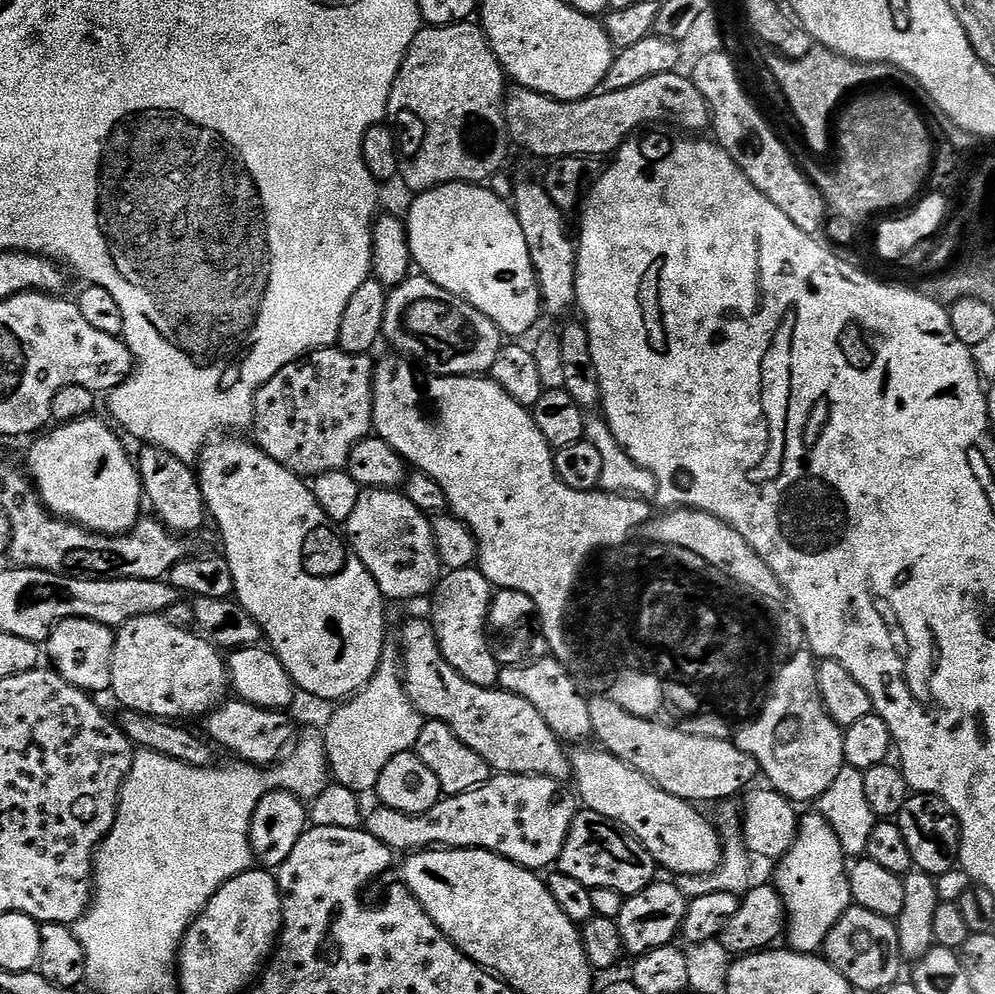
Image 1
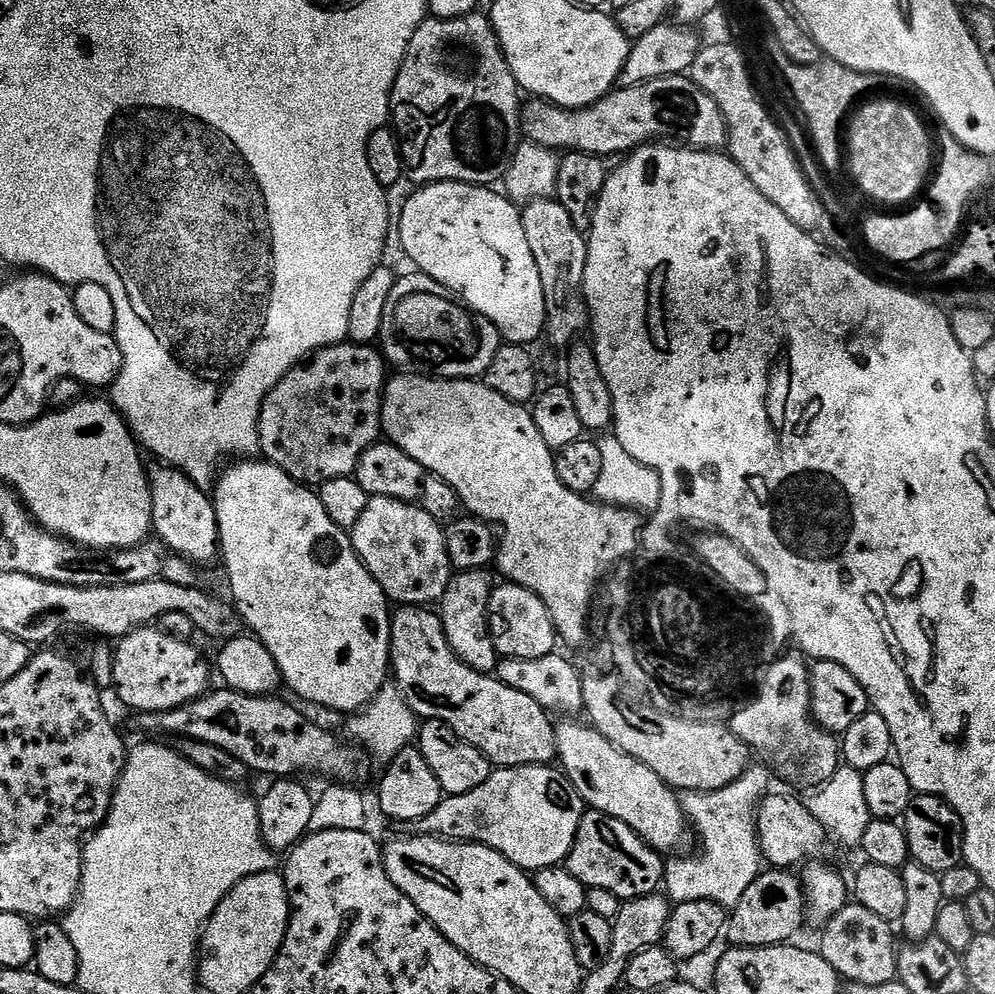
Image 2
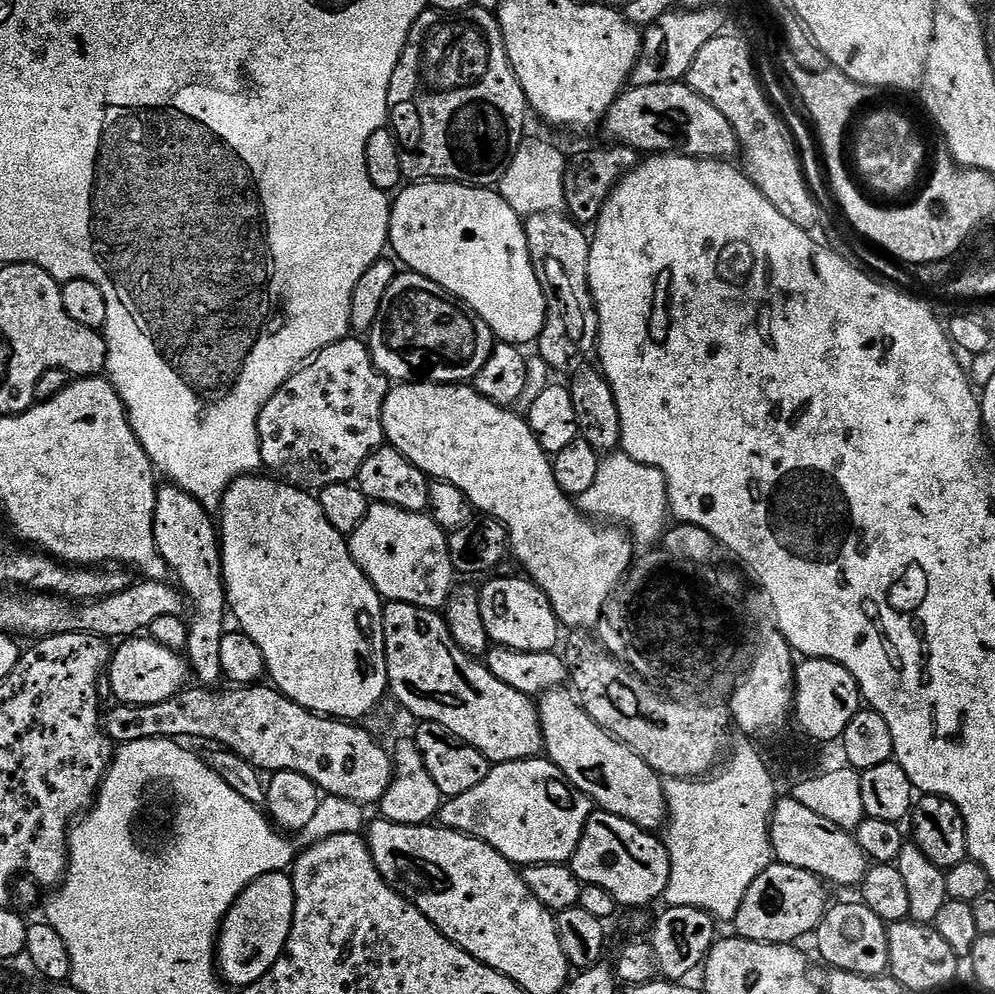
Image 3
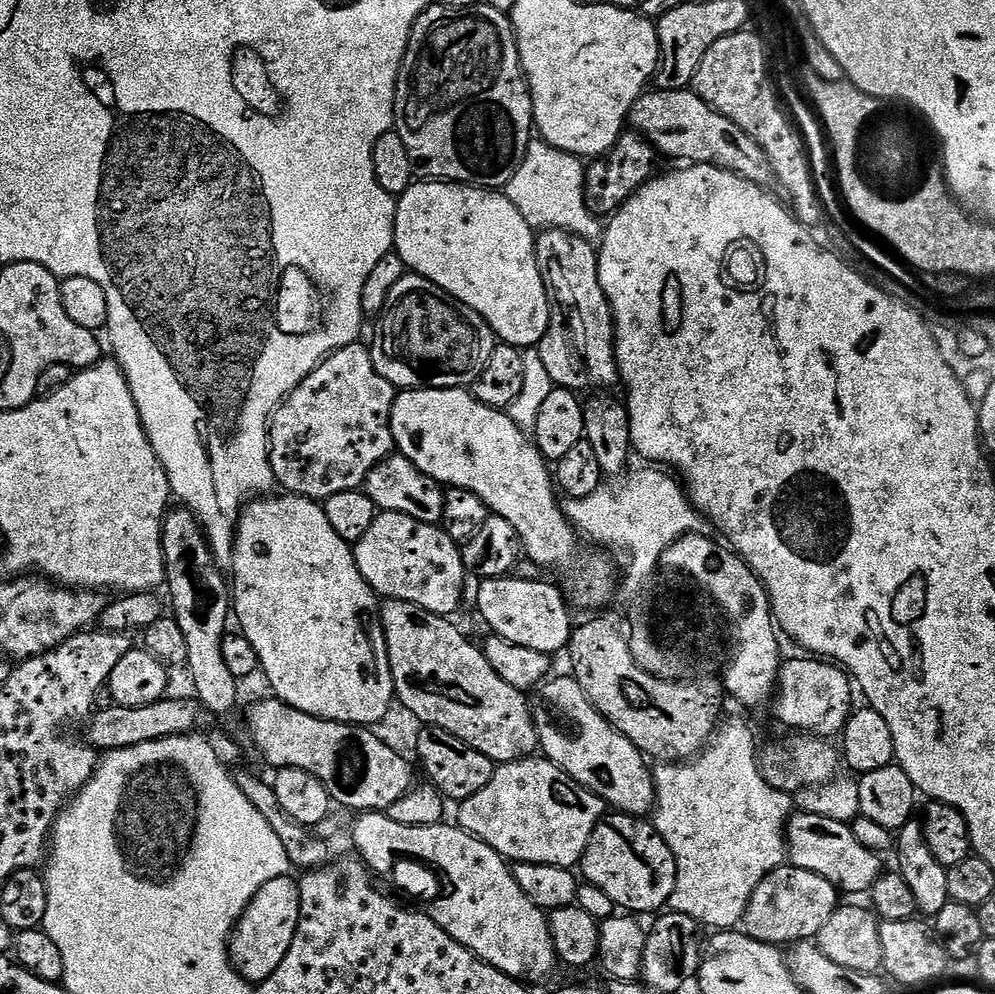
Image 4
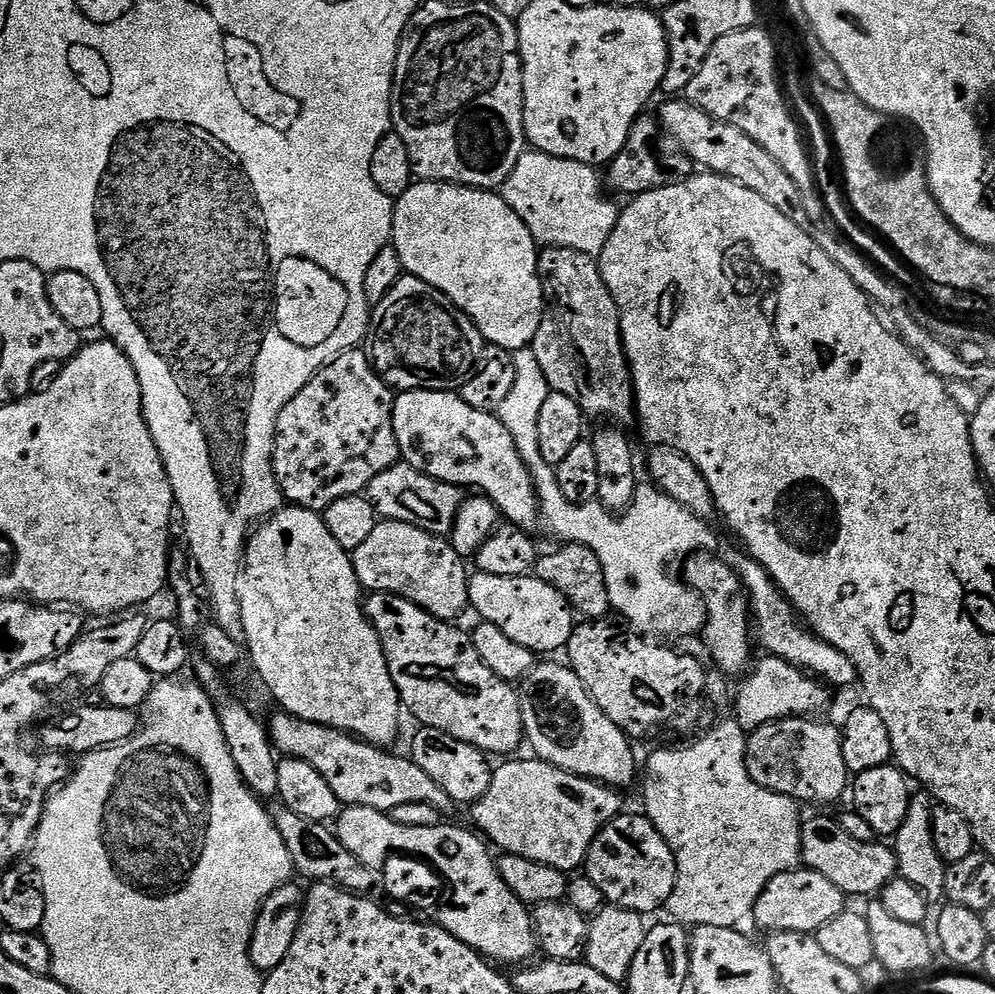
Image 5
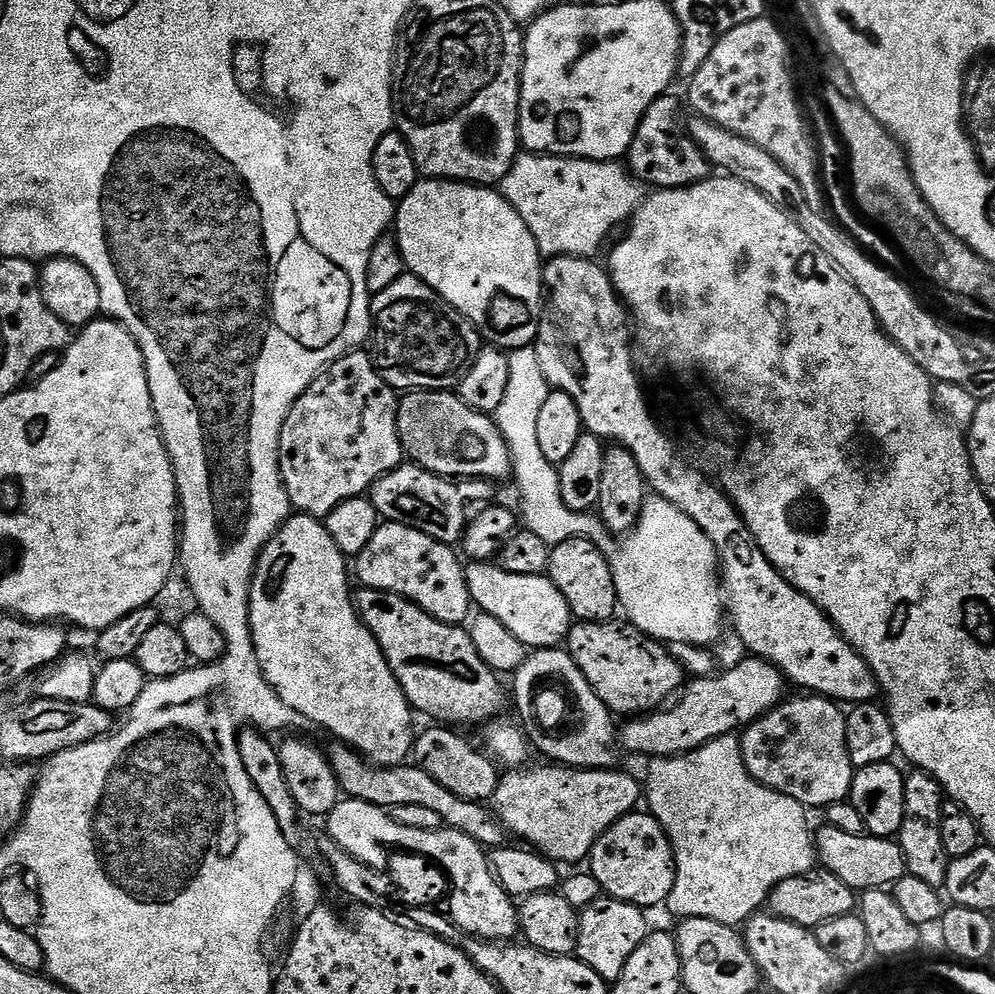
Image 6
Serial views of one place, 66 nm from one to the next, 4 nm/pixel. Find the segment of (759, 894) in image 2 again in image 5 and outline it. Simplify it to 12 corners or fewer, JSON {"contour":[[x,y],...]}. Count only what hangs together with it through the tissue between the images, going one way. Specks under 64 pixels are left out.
{"contour":[[801,866],[770,878],[751,919],[765,933],[814,934],[844,892]]}

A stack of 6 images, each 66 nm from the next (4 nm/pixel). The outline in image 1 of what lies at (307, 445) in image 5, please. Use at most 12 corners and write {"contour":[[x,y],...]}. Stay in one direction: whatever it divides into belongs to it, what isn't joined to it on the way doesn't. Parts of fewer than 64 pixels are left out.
{"contour":[[333,346],[256,395],[258,447],[301,478],[374,428],[372,358]]}

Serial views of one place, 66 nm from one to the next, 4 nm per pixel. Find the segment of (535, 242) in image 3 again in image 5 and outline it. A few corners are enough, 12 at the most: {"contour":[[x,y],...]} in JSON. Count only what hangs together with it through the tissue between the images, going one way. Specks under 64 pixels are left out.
{"contour":[[544,248],[535,336],[549,389],[633,419],[620,311],[593,257]]}

